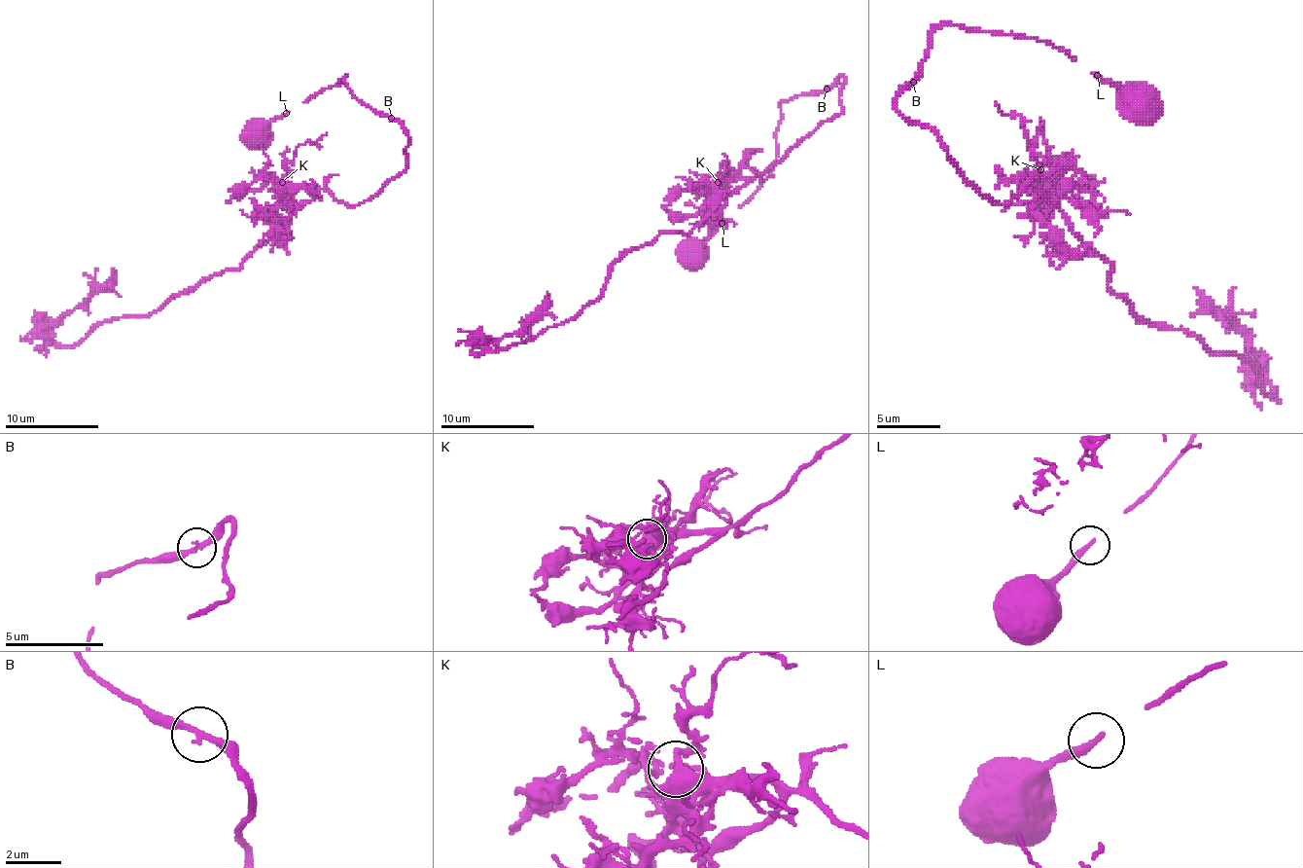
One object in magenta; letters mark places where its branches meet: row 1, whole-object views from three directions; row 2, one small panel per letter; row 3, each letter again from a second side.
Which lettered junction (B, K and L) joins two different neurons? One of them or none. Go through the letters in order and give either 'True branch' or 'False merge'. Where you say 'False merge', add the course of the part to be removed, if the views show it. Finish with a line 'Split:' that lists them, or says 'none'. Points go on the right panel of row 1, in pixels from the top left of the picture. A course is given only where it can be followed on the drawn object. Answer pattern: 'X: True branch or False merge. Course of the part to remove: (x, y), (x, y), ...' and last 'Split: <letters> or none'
B: True branch
K: True branch
L: True branch
Split: none

